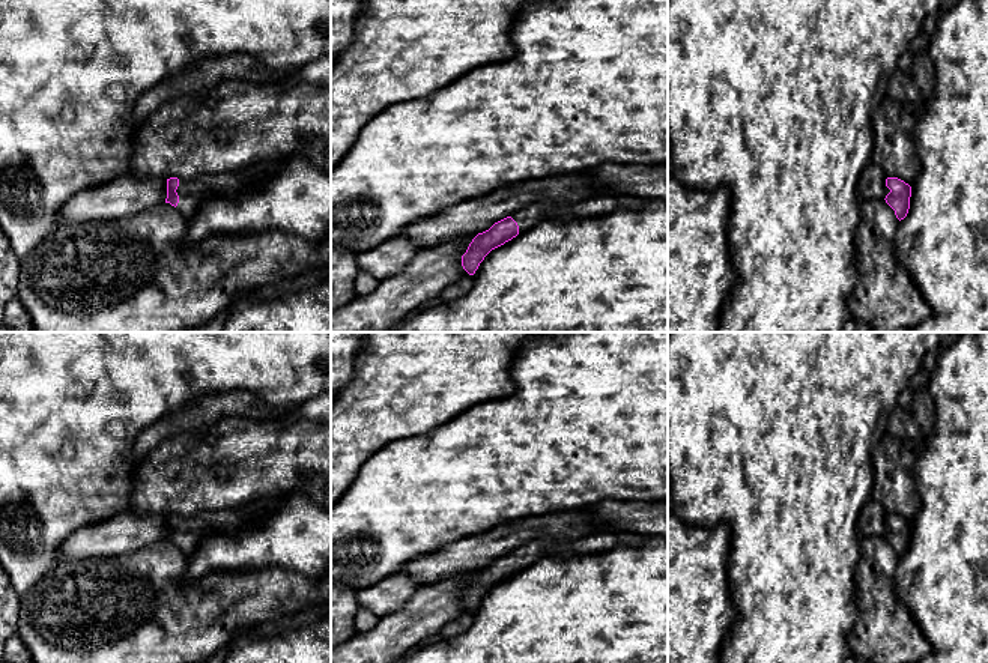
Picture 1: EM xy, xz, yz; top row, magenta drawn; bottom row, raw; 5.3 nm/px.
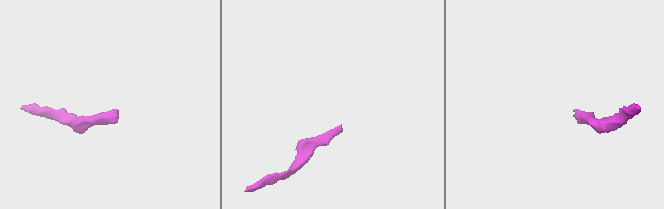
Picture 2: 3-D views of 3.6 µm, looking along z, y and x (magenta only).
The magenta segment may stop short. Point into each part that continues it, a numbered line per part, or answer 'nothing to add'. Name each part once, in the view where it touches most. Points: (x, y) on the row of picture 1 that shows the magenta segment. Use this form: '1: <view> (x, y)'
1: xy (193, 193)

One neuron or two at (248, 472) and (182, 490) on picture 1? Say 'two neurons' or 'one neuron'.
one neuron

